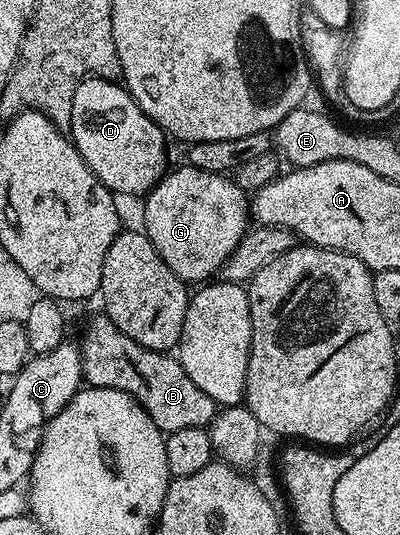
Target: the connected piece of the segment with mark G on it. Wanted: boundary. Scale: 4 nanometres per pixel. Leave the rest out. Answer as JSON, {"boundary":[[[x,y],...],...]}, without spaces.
{"boundary":[[[182,164],[178,170],[170,169],[165,173],[144,195],[143,202],[143,233],[151,240],[155,252],[159,252],[163,264],[186,284],[208,283],[238,244],[246,241],[251,202],[232,177]]]}

